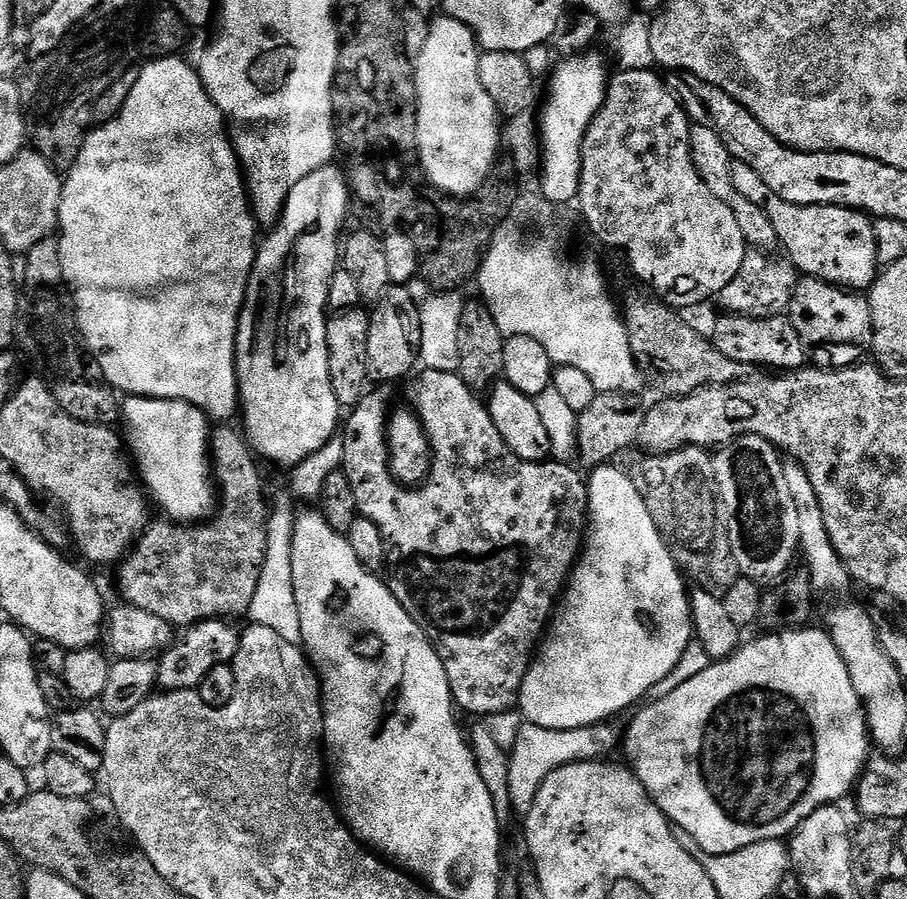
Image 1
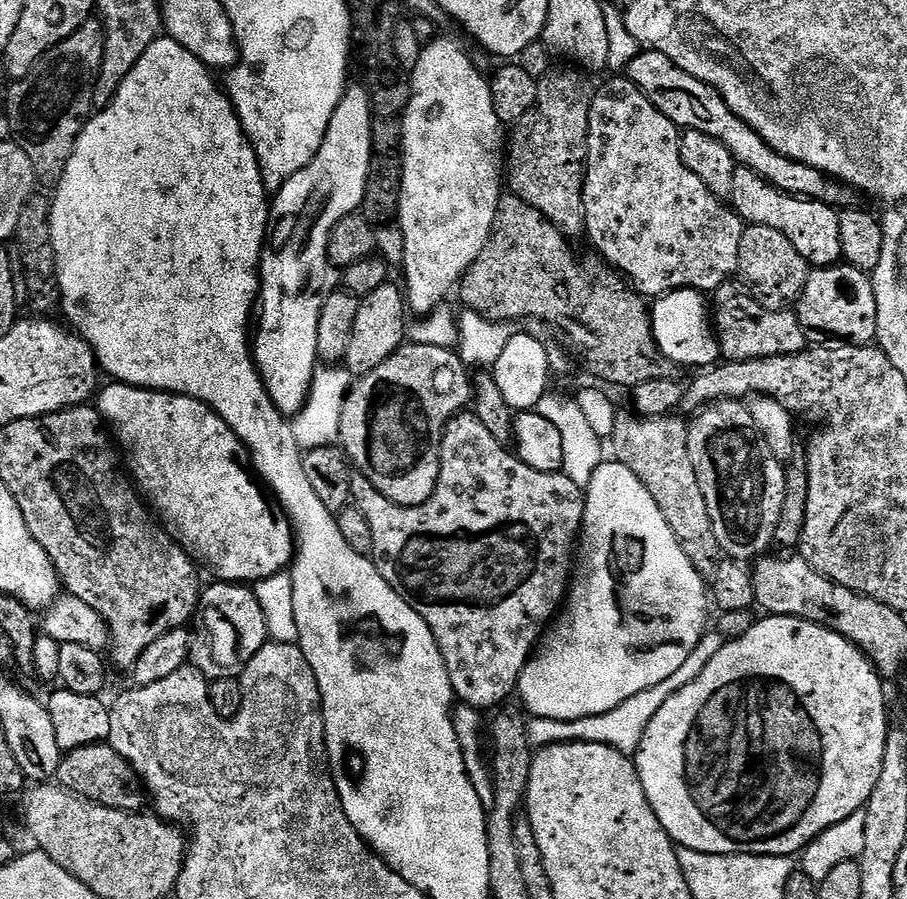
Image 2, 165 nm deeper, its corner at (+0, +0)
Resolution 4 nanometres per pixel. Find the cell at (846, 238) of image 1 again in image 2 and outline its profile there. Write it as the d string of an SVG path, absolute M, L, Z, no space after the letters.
M737 166L734 170L730 207L748 224L761 224L782 230L782 234L786 234L786 238L794 242L794 250L798 250L798 254L802 254L802 258L806 258L812 268L828 268L832 264L841 263L843 248L840 212L833 205L779 192L770 182L754 174L754 170Z

